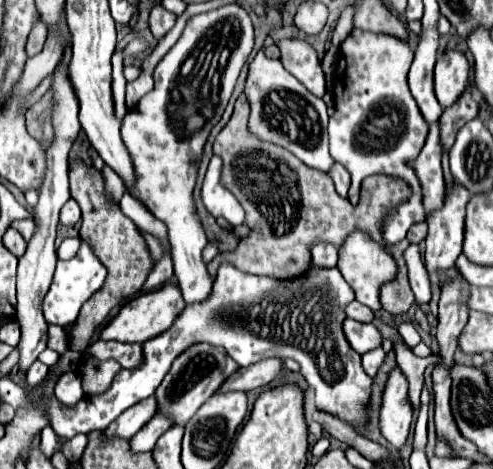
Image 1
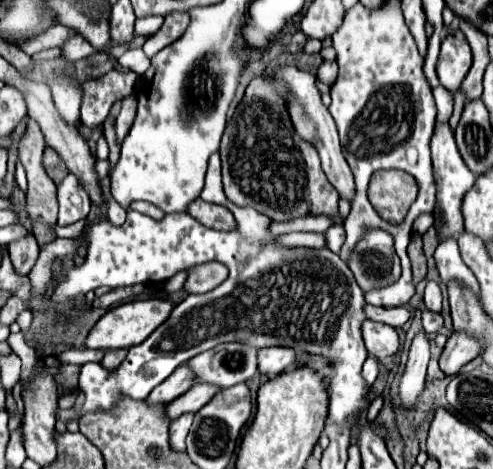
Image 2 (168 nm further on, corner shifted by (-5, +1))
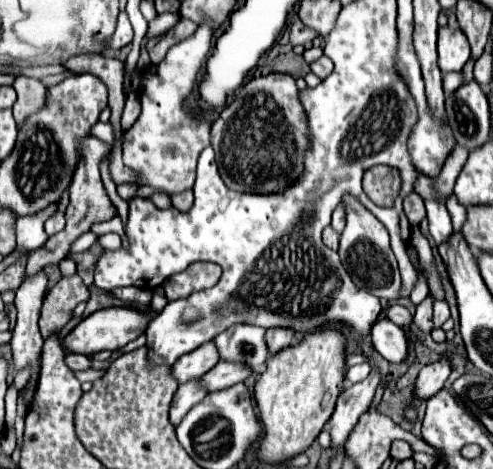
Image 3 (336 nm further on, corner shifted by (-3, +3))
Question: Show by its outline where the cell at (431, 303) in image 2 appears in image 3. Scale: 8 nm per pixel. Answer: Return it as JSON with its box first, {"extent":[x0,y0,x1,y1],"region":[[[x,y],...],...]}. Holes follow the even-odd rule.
{"extent":[432,299,450,329],"region":[[[434,299],[434,317],[432,317],[434,329],[440,329],[448,317],[450,317],[448,303],[446,303],[446,301],[438,301],[438,299]]]}

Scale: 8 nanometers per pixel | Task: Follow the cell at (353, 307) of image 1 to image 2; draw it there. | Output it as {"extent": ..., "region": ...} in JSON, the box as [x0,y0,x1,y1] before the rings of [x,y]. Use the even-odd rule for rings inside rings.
{"extent":[364,305,410,327],"region":[[[364,305],[364,313],[372,321],[386,323],[390,327],[402,327],[410,319],[410,311],[406,307],[374,307],[374,305]]]}

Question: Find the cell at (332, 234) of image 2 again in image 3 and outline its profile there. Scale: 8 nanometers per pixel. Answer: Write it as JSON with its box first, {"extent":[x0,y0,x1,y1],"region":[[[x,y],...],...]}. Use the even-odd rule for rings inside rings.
{"extent":[332,203,346,233],"region":[[[340,203],[336,209],[334,209],[334,215],[332,215],[332,227],[342,233],[344,231],[344,221],[346,221],[346,211],[344,211],[344,203]]]}

